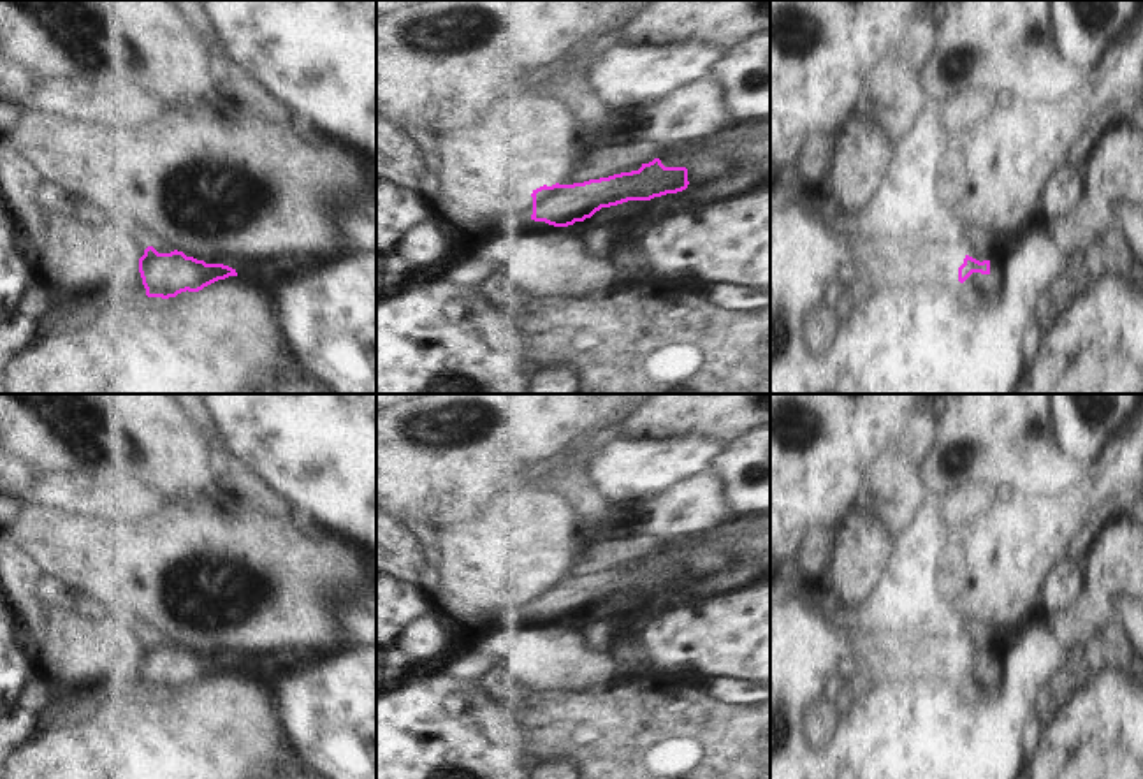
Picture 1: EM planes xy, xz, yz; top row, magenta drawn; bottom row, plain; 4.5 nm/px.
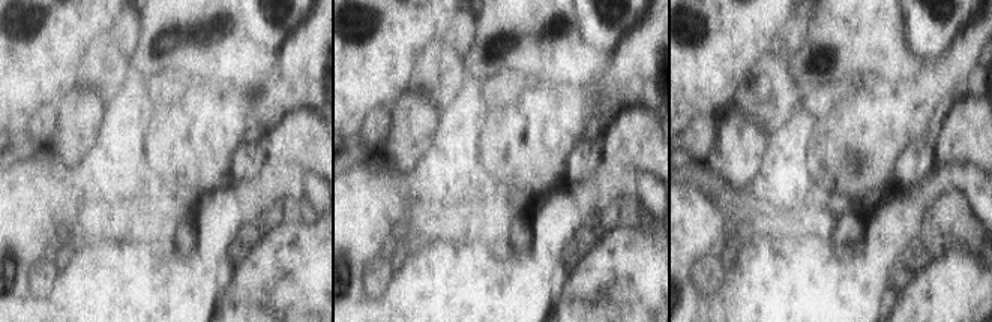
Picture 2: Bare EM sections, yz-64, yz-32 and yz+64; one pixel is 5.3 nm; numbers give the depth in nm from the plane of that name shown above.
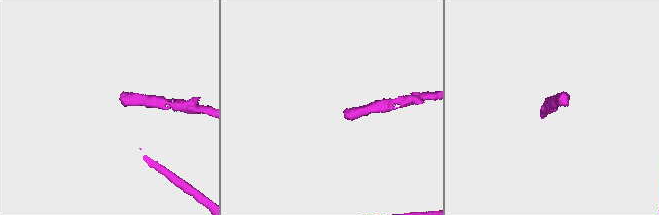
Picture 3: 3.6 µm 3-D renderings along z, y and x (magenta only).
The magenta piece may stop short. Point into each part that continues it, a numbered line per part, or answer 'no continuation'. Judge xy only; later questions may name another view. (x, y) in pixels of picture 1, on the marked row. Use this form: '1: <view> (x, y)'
1: xy (81, 291)

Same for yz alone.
1: yz (976, 282)

